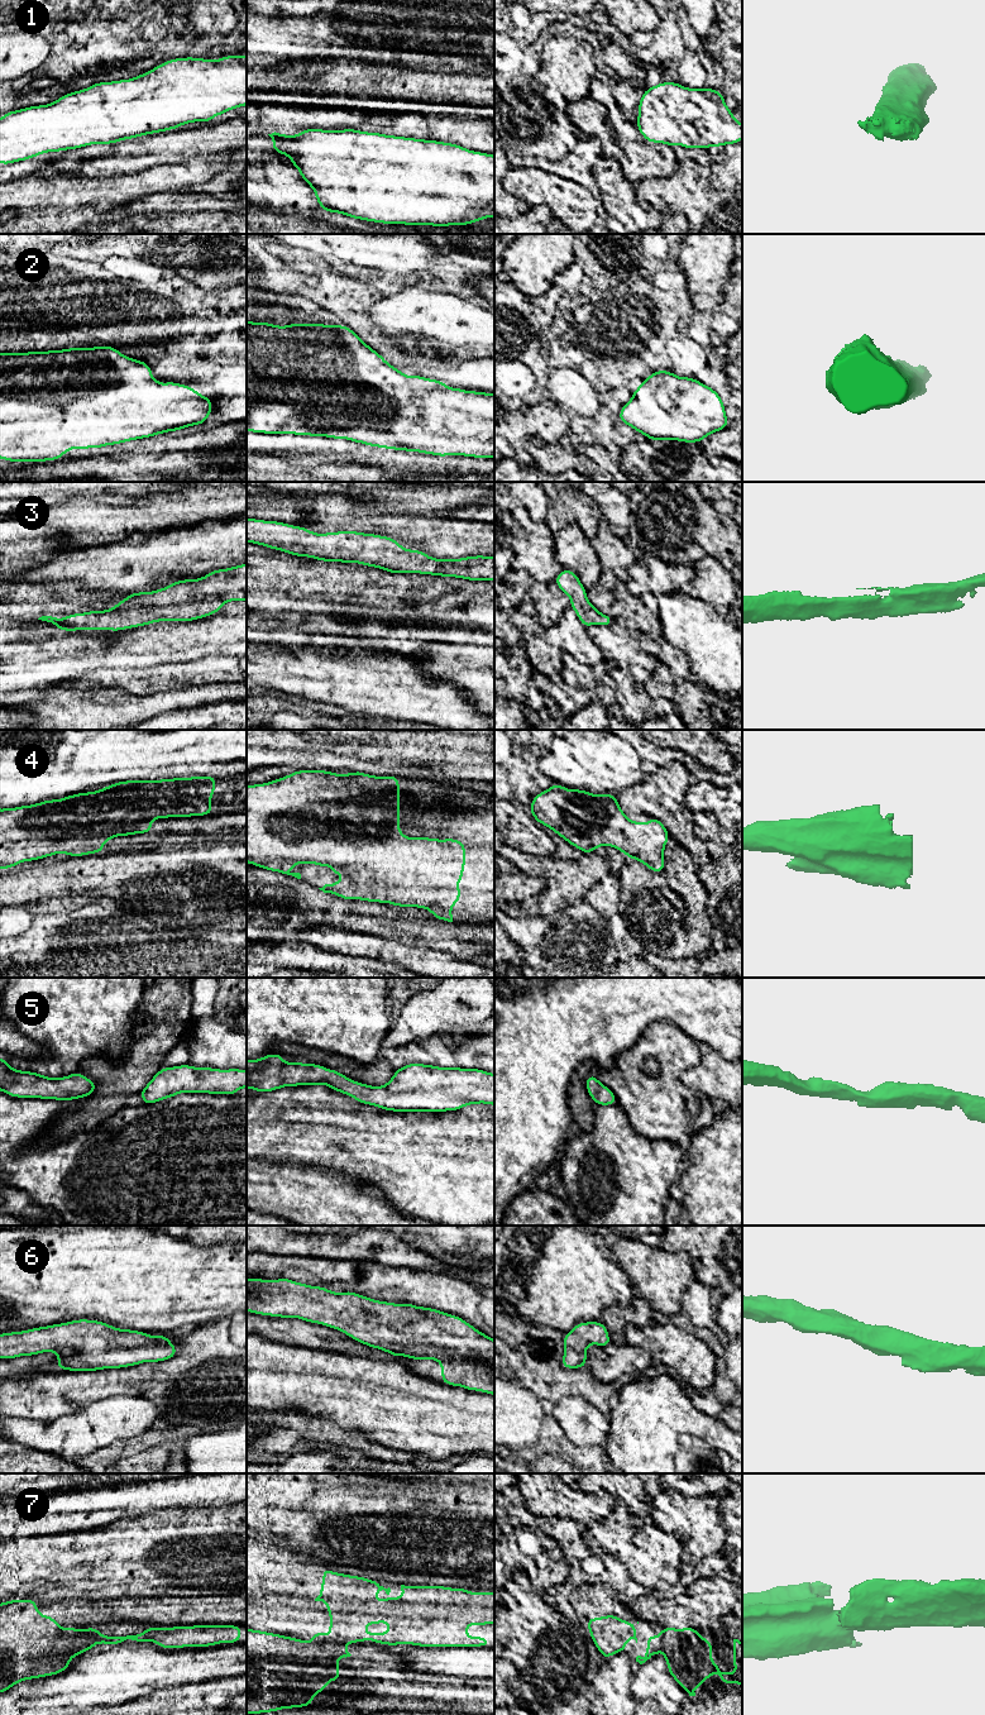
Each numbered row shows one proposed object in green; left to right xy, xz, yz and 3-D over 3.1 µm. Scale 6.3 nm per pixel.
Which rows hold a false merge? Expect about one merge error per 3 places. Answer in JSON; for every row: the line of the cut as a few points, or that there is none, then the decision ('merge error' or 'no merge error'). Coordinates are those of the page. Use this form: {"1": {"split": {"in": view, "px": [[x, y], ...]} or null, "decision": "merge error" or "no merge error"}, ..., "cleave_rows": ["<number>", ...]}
{"1": {"split": null, "decision": "no merge error"}, "2": {"split": null, "decision": "no merge error"}, "3": {"split": null, "decision": "no merge error"}, "4": {"split": null, "decision": "no merge error"}, "5": {"split": null, "decision": "no merge error"}, "6": {"split": null, "decision": "no merge error"}, "7": {"split": {"in": "xz", "px": [[312, 1639], [344, 1643]]}, "decision": "merge error"}, "cleave_rows": ["7"]}

